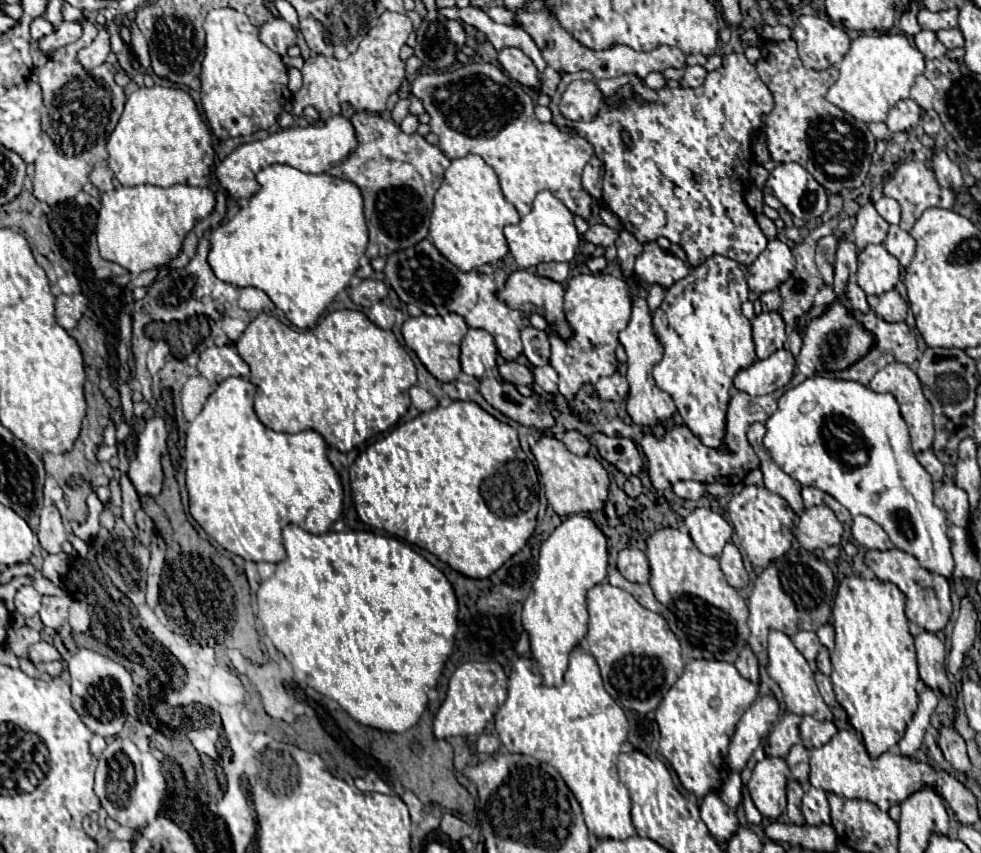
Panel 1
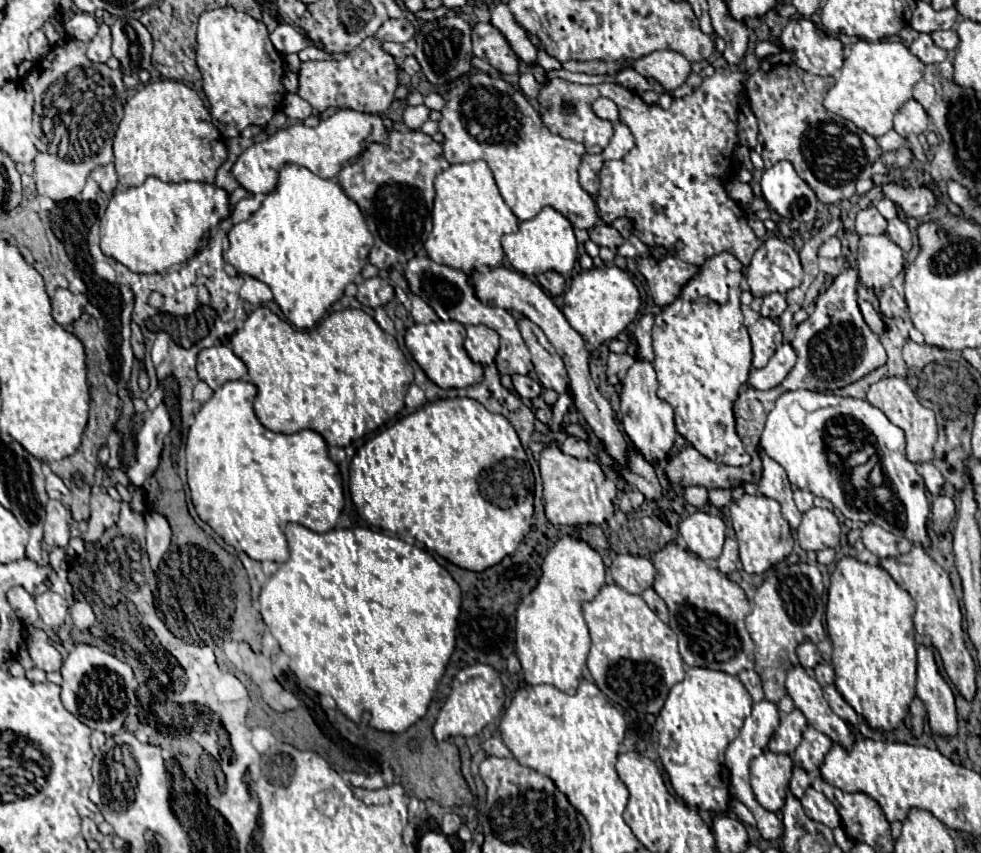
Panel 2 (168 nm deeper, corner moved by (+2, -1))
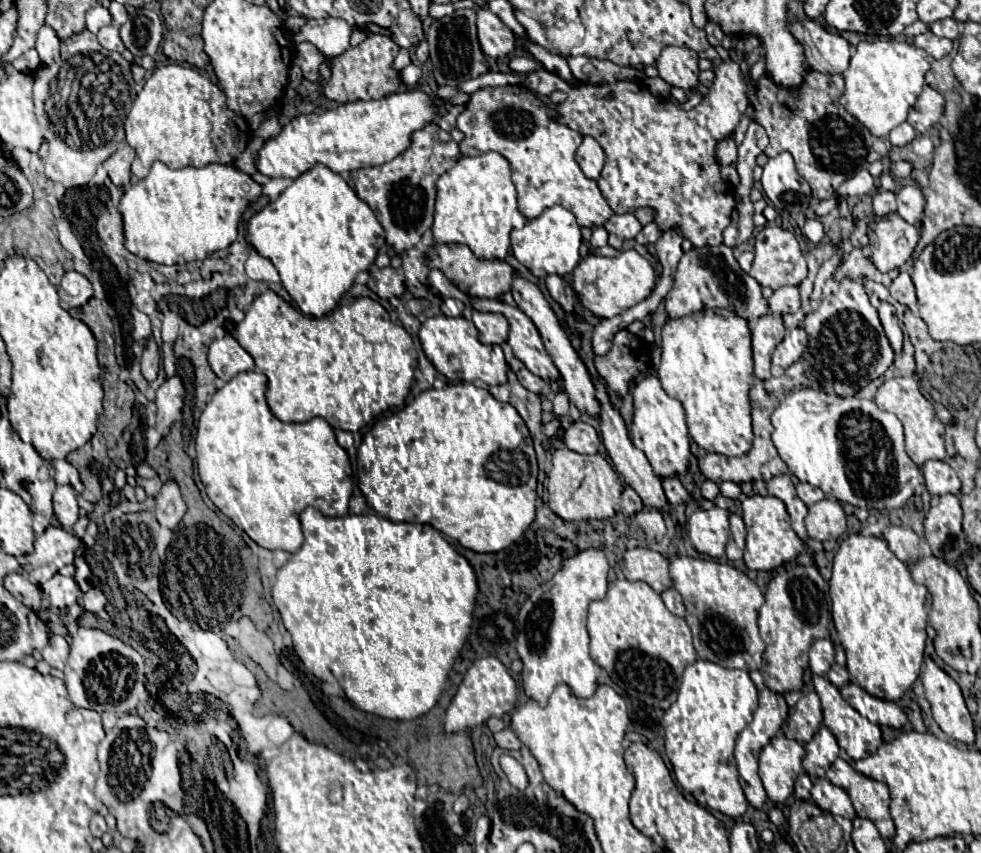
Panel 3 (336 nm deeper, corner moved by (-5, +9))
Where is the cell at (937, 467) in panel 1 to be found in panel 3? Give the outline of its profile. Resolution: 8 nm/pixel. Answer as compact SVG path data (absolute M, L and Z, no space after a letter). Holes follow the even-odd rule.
M929 460L923 464L923 476L925 486L931 496L943 496L943 494L959 494L961 482L955 474L955 470L941 460Z

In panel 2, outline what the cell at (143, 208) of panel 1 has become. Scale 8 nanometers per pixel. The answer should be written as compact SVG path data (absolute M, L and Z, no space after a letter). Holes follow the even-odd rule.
M148 178L142 186L114 192L114 196L108 202L106 214L100 220L100 248L106 256L118 260L132 272L162 274L170 266L184 264L186 260L190 260L196 254L204 232L214 228L222 218L228 218L228 216L230 216L228 194L212 184L204 184L204 182L172 184L172 182L162 182L158 178Z

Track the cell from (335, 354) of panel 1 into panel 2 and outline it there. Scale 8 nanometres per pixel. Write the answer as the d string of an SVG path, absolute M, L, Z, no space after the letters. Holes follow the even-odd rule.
M268 308L254 310L244 326L232 336L232 348L248 366L250 382L258 388L254 410L258 420L272 432L294 434L304 428L318 432L328 446L346 448L354 440L382 428L404 408L404 396L414 380L412 366L406 362L394 336L386 334L364 310L346 308L332 312L309 330L296 330Z

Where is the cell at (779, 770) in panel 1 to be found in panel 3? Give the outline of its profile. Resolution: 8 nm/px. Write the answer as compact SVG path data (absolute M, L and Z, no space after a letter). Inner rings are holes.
M777 734L759 754L759 776L767 790L769 800L785 802L793 794L793 784L797 776L803 772L801 758L805 756L805 748Z

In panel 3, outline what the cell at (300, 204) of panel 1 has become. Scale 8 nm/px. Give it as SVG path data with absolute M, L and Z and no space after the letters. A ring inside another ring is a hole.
M317 164L309 172L293 180L277 200L267 204L249 220L247 242L277 268L281 282L299 310L307 316L325 316L335 308L339 298L353 286L355 276L367 270L377 256L379 246L385 244L385 232L375 212L353 192L353 188L333 170Z

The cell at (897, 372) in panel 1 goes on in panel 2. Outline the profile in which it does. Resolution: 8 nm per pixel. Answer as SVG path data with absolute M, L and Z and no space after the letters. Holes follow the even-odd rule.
M882 378L878 380L876 384L870 386L868 390L868 402L876 408L880 408L888 420L896 426L900 426L906 434L906 458L914 464L918 462L930 462L932 460L932 446L936 442L936 420L934 420L934 414L930 408L924 408L914 390L910 388L908 380L906 378Z

